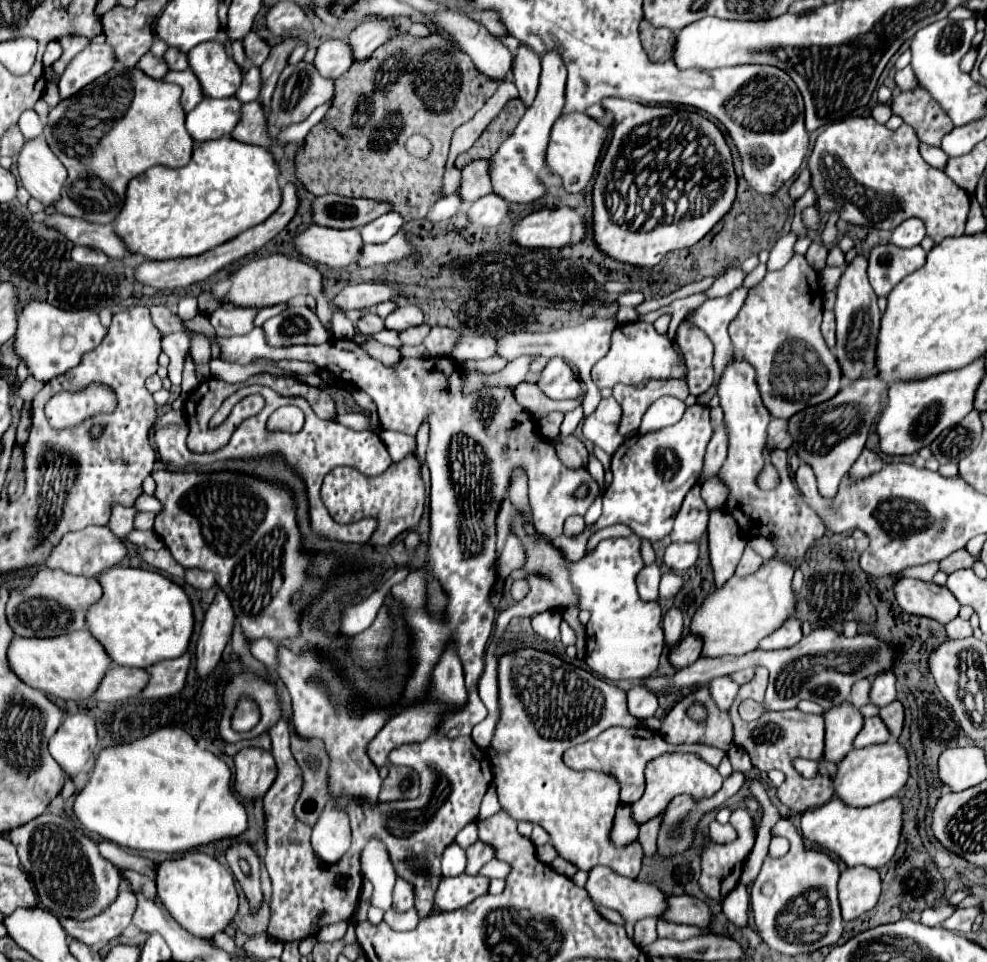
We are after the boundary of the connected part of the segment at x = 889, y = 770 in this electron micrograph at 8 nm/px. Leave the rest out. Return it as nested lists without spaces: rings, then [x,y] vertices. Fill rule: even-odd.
[[[897,741],[853,749],[839,763],[839,769],[835,775],[835,795],[849,807],[869,807],[883,799],[893,797],[905,785],[907,777],[909,777],[907,751]]]

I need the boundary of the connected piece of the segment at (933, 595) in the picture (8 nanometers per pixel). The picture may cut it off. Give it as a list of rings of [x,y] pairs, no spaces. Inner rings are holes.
[[[911,577],[899,579],[895,585],[895,597],[903,611],[935,619],[943,625],[953,621],[961,609],[961,603],[955,599],[955,595],[947,587],[941,587],[933,581]]]

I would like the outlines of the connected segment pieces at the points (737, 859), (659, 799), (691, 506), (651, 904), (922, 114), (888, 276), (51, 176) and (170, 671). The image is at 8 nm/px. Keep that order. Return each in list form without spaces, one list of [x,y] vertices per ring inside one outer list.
[[[735,809],[731,813],[731,825],[737,829],[739,839],[729,843],[729,845],[719,845],[713,841],[707,841],[701,853],[701,879],[699,879],[699,887],[701,891],[715,899],[715,901],[723,901],[723,897],[727,897],[727,893],[731,893],[731,889],[735,889],[735,885],[739,883],[739,875],[741,875],[741,865],[747,859],[749,851],[753,849],[755,843],[755,833],[753,833],[753,817],[749,815],[747,809]]]
[[[671,753],[673,757],[665,757],[665,761],[651,761],[645,769],[645,777],[647,777],[647,791],[645,795],[633,805],[633,813],[635,817],[639,817],[639,821],[643,821],[643,815],[653,813],[655,809],[665,809],[667,803],[679,795],[679,793],[689,793],[695,799],[703,799],[703,797],[711,797],[721,789],[723,777],[719,775],[719,771],[711,765],[707,765],[697,753]]]
[[[695,485],[687,493],[683,507],[675,517],[671,541],[673,543],[699,541],[703,537],[703,533],[707,531],[707,521],[709,521],[709,509],[707,509],[705,501],[701,499],[701,487]]]
[[[597,865],[595,869],[589,871],[589,879],[585,883],[585,891],[589,893],[591,901],[597,907],[615,909],[615,911],[619,911],[627,919],[625,930],[628,937],[632,940],[634,934],[633,923],[635,921],[639,921],[643,917],[659,917],[667,909],[667,903],[665,903],[667,897],[655,885],[647,885],[647,883],[641,883],[641,881],[633,881],[633,879],[623,877],[623,875],[615,873],[613,869],[607,869],[603,865]]]
[[[921,85],[895,95],[891,101],[891,109],[919,133],[921,143],[933,147],[939,147],[941,137],[953,129],[947,113],[943,113],[941,105]]]
[[[879,245],[869,255],[869,281],[879,297],[887,297],[891,289],[909,273],[925,265],[927,253],[921,245],[901,249],[895,245]]]
[[[43,137],[25,141],[17,157],[17,171],[21,185],[33,199],[47,207],[59,199],[67,171]]]
[[[183,653],[177,659],[165,659],[145,669],[149,673],[149,681],[143,687],[141,695],[147,699],[159,699],[175,695],[183,689],[187,671],[189,671],[189,655]]]

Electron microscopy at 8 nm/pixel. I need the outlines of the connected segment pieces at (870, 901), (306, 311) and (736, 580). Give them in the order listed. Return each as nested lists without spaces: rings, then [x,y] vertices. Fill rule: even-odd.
[[[851,867],[839,877],[839,905],[843,921],[857,919],[875,907],[881,895],[881,879],[875,869]]]
[[[305,305],[287,307],[283,313],[265,321],[261,329],[267,337],[267,345],[271,347],[321,345],[331,339],[315,311]]]
[[[767,559],[763,565],[751,575],[751,577],[731,577],[723,587],[715,589],[711,595],[705,597],[703,605],[697,607],[697,611],[691,617],[691,633],[703,639],[703,651],[701,657],[721,657],[721,655],[745,655],[753,649],[757,649],[759,641],[767,635],[771,635],[781,623],[791,615],[789,611],[795,607],[795,595],[791,591],[791,579],[793,579],[793,567],[791,563],[783,559]]]

